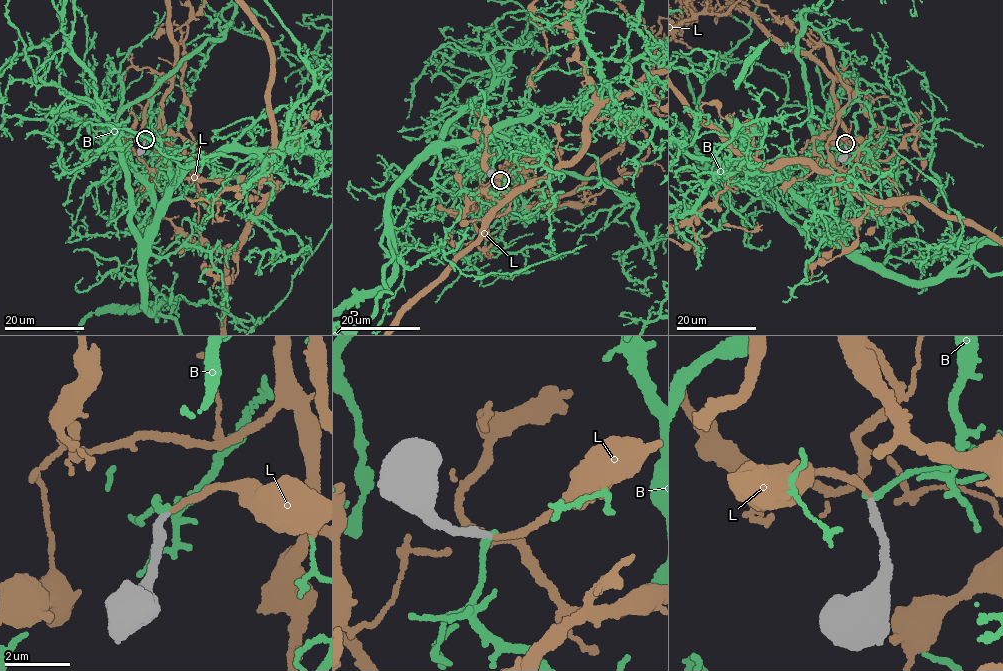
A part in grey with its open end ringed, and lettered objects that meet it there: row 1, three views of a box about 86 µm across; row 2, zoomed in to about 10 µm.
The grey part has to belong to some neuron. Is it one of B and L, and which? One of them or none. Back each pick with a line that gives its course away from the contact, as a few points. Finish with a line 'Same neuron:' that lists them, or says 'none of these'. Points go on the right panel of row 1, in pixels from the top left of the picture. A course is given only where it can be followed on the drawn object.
Same neuron: L

